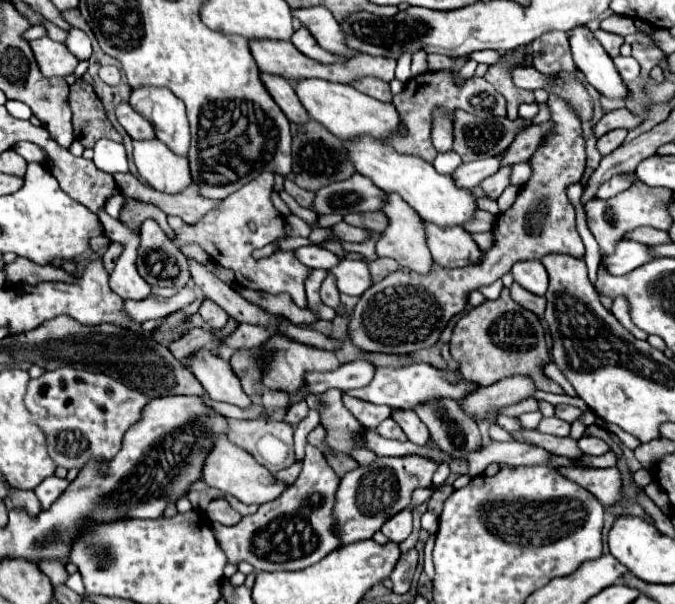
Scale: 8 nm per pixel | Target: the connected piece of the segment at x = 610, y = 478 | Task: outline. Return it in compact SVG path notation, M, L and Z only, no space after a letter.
M559 468L559 474L571 478L581 488L589 490L601 504L615 504L621 498L621 474L617 468L591 470L591 468Z

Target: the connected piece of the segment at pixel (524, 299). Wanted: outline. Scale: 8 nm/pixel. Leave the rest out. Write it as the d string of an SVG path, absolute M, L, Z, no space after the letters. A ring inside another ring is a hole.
M517 282L511 284L511 298L521 304L523 308L527 310L533 310L535 314L541 314L545 310L545 298L543 296L537 296L537 294L531 294L529 290L525 290L523 286L519 286Z

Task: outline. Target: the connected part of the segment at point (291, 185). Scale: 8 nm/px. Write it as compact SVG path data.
M285 180L285 192L289 192L299 206L303 206L303 208L311 208L311 206L313 206L315 192L303 190L303 188L299 188L295 182L289 182L289 180Z

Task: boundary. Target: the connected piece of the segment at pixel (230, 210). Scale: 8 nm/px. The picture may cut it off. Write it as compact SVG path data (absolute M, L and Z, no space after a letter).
M263 172L255 180L245 184L241 190L231 194L227 200L221 200L221 204L211 214L201 218L197 224L185 224L183 228L173 230L175 242L177 246L199 244L217 264L233 270L237 284L241 284L243 288L263 290L271 294L287 292L291 294L293 302L299 308L305 308L307 296L303 282L311 270L305 264L301 264L291 250L289 252L277 250L269 258L261 260L253 258L253 250L285 238L285 218L271 204L271 192L273 192L273 174Z

